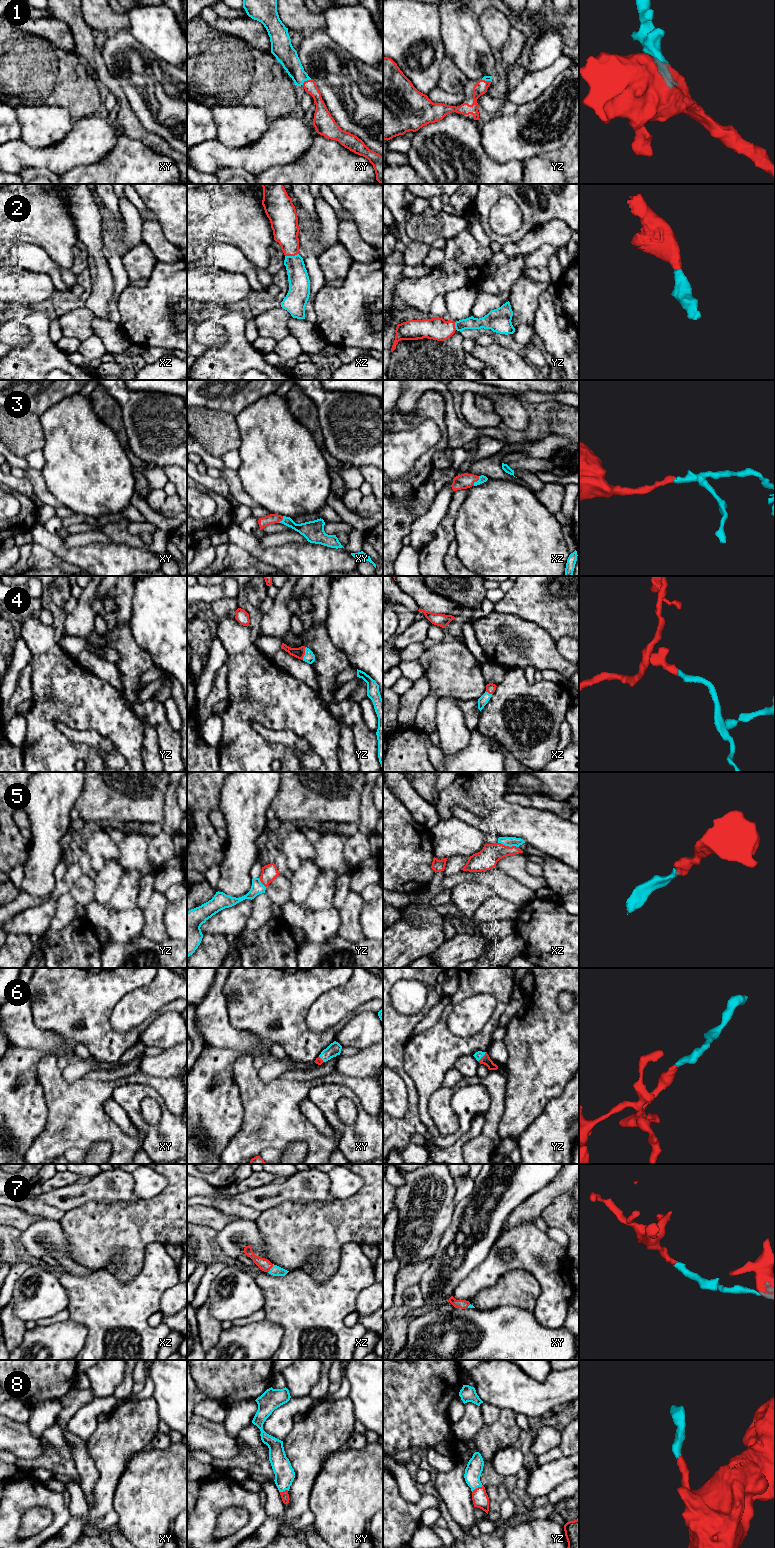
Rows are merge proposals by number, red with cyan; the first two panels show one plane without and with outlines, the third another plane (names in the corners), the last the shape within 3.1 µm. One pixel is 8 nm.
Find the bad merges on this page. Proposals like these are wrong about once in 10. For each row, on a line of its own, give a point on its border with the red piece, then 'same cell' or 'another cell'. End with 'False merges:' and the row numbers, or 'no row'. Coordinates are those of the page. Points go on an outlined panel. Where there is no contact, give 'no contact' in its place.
1: xy (307, 80) | same cell
2: xz (291, 255) | same cell
3: xz (476, 481) | same cell
4: yz (304, 653) | same cell
5: xz (508, 846) | same cell
6: yz (482, 1057) | same cell
7: xz (271, 1267) | same cell
8: yz (478, 1487) | same cell
False merges: no row

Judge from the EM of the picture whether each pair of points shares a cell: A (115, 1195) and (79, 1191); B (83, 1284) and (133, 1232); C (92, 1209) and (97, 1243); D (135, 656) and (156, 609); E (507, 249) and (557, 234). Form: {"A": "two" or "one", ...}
{"A": "one", "B": "two", "C": "one", "D": "two", "E": "one"}

